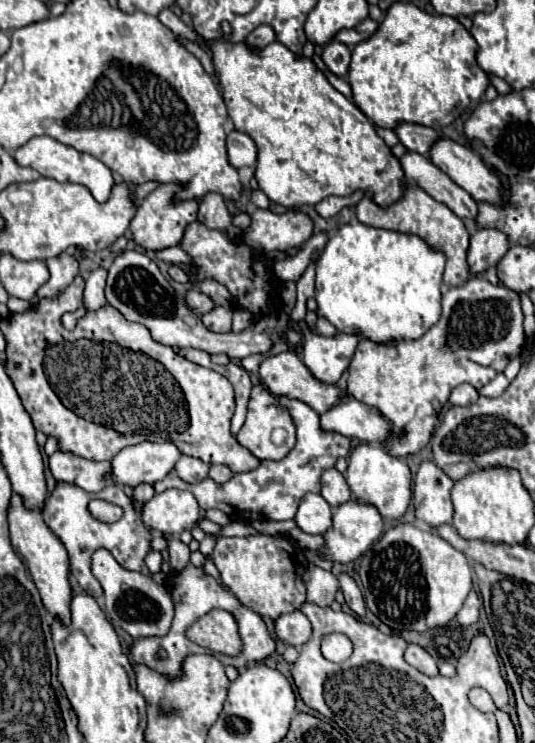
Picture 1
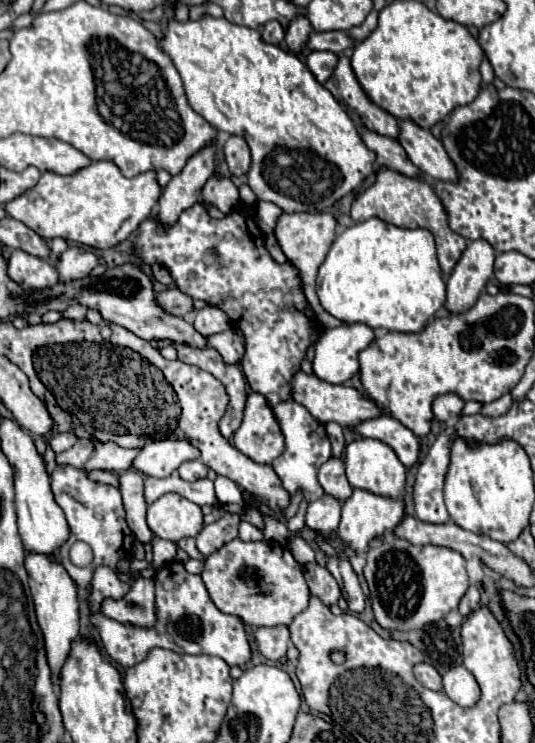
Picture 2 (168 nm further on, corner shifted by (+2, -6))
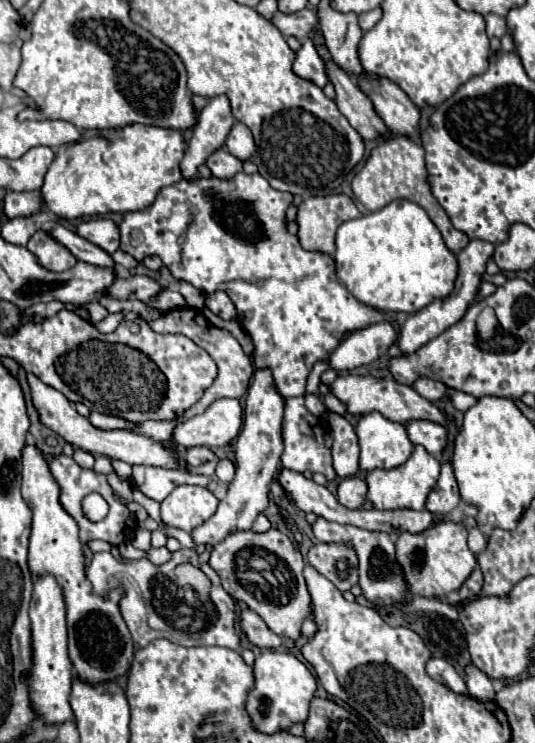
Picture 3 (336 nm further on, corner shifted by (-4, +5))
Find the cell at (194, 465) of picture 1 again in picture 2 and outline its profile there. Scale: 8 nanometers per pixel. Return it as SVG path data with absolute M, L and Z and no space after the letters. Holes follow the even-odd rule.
M200 460L184 462L184 464L178 468L178 474L180 474L186 482L194 482L194 480L206 478L206 472L208 472L208 468L206 468Z

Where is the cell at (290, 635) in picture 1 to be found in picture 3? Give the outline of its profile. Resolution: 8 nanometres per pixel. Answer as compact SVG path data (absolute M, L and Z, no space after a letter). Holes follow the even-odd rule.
M244 607L242 613L240 613L240 627L246 633L246 637L250 639L250 643L254 643L260 649L264 649L264 647L266 649L276 649L276 647L282 645L282 637L272 633L266 627L266 623L262 621L262 617L248 607Z

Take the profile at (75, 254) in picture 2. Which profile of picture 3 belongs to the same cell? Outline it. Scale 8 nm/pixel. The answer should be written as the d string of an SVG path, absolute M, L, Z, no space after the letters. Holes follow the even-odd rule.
M90 219L78 225L76 233L80 237L84 237L86 241L98 245L100 249L104 249L106 253L114 253L120 245L120 233L118 227L110 221L110 219Z

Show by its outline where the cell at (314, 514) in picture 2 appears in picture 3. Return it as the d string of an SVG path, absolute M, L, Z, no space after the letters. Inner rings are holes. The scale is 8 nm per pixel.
M348 477L342 479L336 489L336 499L346 509L358 509L364 505L364 479Z

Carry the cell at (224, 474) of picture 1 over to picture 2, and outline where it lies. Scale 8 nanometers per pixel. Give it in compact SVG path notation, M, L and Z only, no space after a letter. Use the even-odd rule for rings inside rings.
M216 476L216 480L214 480L214 490L216 490L216 496L218 496L218 500L220 500L220 506L222 506L226 512L236 512L236 514L238 514L238 512L246 506L238 484L234 484L230 478L226 478L226 476Z

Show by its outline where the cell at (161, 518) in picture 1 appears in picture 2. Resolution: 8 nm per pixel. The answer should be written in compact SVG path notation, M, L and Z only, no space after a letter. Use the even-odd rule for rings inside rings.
M164 494L148 506L148 526L158 538L178 542L202 530L204 514L198 504L178 494Z

